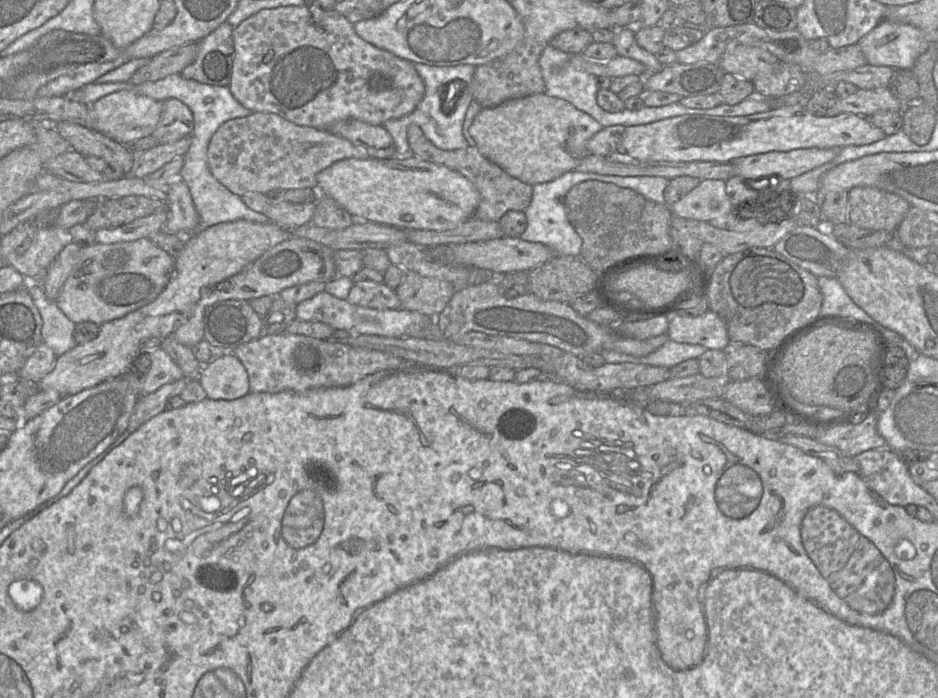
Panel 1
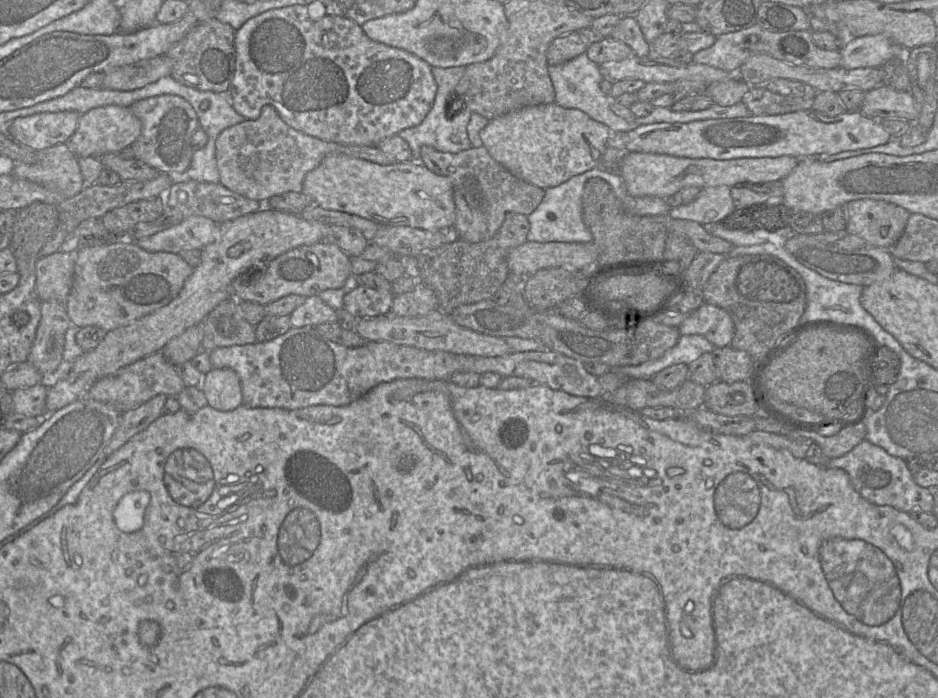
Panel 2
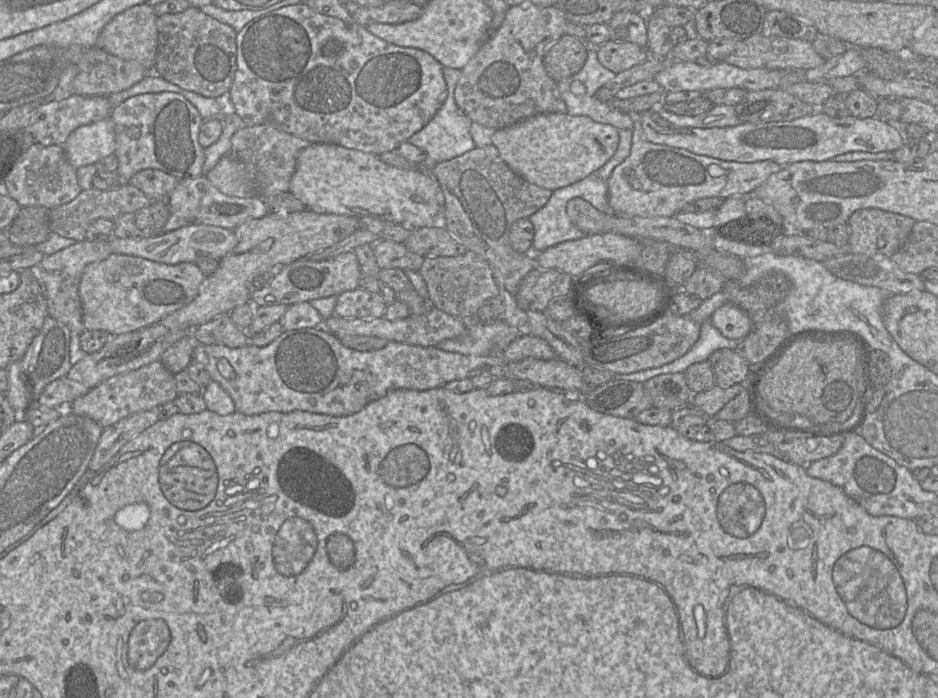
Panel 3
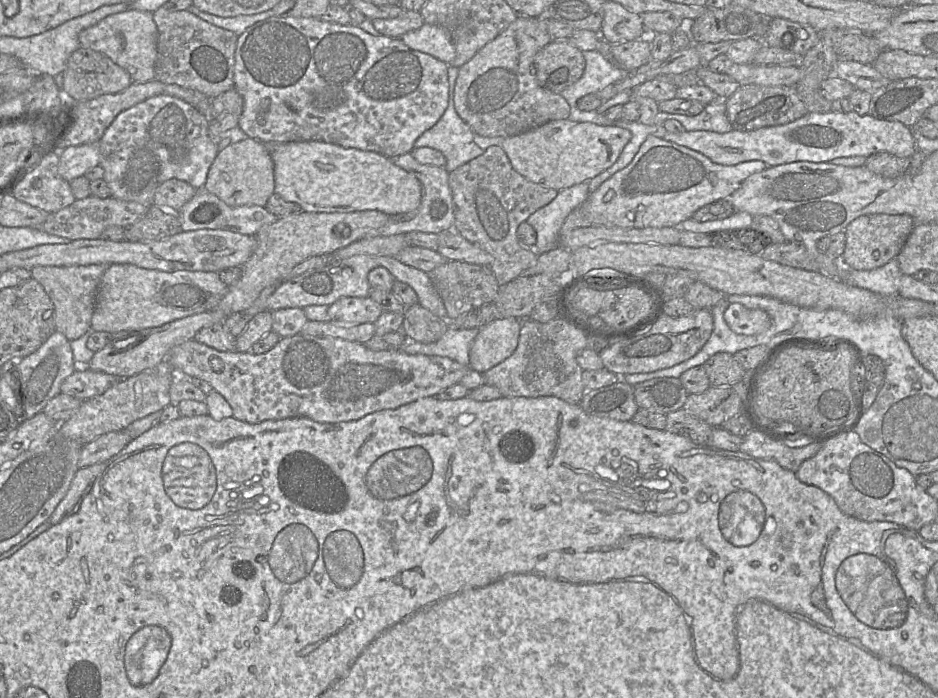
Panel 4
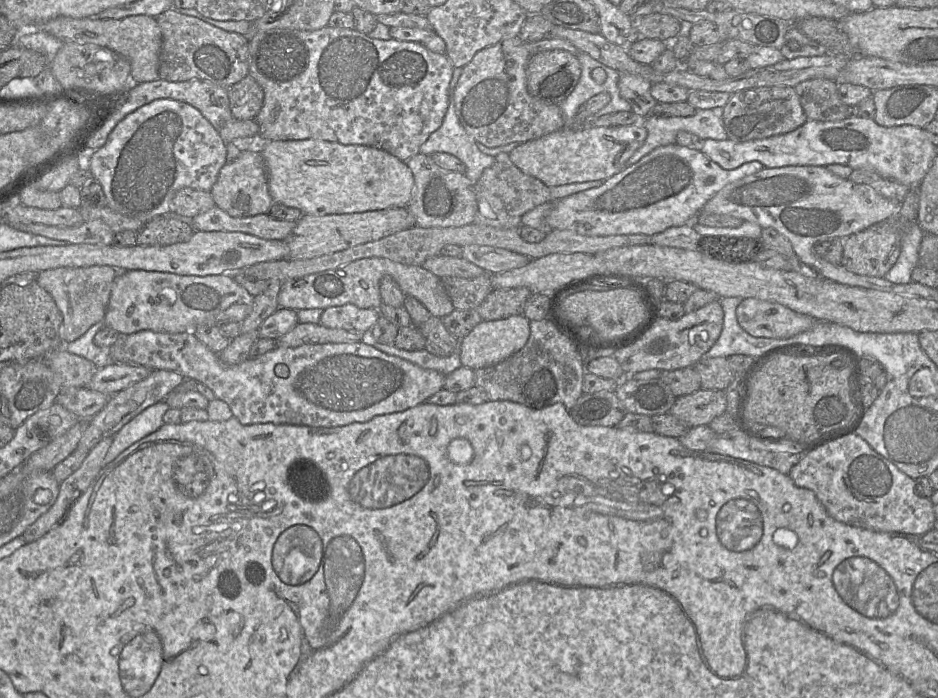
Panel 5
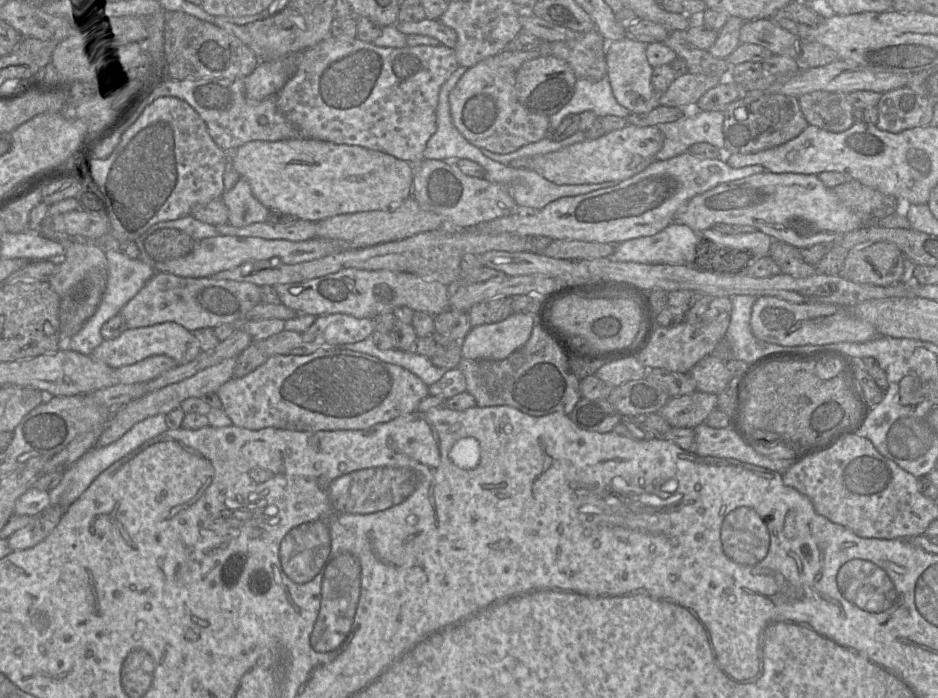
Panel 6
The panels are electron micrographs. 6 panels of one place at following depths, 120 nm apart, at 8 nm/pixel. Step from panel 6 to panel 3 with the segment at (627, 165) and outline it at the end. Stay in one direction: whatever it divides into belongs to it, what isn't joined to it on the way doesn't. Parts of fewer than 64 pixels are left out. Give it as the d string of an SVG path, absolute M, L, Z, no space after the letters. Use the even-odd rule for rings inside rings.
M568 113L537 114L515 125L498 129L492 135L492 145L515 173L527 182L551 191L569 186L596 172L615 154L618 144L619 130L616 127L595 122L588 116L572 116Z

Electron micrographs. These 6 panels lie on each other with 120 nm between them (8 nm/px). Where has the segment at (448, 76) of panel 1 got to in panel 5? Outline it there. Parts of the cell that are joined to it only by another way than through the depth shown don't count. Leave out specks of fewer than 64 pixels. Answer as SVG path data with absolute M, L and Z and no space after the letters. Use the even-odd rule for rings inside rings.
M454 68L448 89L448 108L441 126L420 146L420 152L429 155L444 152L456 156L466 166L465 176L474 185L483 171L495 162L495 157L482 153L476 140L467 133L455 111L454 92L463 68Z

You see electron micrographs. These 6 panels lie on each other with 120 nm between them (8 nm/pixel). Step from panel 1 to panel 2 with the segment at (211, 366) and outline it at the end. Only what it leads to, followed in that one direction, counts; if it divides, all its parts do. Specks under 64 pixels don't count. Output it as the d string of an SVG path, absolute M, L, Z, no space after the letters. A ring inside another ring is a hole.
M213 368L203 376L202 391L209 406L220 411L232 411L243 404L241 381L229 368Z

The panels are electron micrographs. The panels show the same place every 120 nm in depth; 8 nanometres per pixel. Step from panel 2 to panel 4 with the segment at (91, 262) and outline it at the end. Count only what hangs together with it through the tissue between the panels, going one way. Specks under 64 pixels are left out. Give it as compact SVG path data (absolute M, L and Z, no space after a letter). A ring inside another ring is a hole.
M112 264L102 275L96 295L91 329L117 333L160 327L171 321L215 309L228 291L217 272L164 272L133 264Z

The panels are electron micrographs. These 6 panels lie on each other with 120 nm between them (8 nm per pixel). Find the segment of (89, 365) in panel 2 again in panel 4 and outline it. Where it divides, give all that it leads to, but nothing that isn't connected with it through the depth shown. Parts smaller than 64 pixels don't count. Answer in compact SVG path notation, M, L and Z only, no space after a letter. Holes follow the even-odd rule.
M364 210L355 212L302 212L278 218L274 223L263 226L255 235L257 246L241 266L242 275L237 283L228 286L225 296L219 301L215 309L224 312L226 316L238 312L244 312L258 298L260 293L268 286L280 280L302 261L318 255L330 255L353 242L369 237L369 233L383 227L390 216L376 210Z

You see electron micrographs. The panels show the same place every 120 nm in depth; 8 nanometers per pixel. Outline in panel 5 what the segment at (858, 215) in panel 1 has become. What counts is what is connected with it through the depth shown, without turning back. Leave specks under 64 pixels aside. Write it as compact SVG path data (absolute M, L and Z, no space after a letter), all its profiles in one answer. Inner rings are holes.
M920 185L909 187L899 213L843 239L844 250L841 265L859 275L884 277L901 252L902 227L905 224L917 222L919 198Z

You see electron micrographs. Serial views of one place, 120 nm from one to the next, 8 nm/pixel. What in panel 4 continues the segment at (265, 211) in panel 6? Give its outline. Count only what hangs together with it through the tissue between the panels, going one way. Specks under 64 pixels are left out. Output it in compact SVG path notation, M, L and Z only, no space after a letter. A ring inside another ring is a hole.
M247 138L219 151L211 165L205 188L229 206L263 206L275 192L274 162L269 147L255 138Z

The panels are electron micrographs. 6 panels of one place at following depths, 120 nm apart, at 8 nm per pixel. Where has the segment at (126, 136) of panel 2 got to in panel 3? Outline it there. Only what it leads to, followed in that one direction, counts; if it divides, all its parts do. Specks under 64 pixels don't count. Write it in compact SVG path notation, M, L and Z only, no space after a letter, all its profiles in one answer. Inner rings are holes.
M110 118L75 129L63 144L67 160L76 169L114 154L116 138Z

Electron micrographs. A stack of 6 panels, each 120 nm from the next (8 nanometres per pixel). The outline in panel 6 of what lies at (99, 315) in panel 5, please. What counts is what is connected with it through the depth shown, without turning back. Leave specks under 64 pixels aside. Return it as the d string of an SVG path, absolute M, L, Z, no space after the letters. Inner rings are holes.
M43 221L40 229L32 231L39 231L43 237L64 247L65 261L58 265L58 271L48 280L61 299L92 270L105 270L107 286L106 254L92 240L53 230L45 226Z

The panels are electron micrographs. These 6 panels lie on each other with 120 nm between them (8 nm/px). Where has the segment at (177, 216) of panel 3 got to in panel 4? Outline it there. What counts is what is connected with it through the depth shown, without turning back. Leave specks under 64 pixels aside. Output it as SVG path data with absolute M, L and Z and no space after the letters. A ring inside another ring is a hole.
M205 187L196 188L195 195L185 203L177 212L181 221L183 231L193 231L199 229L220 229L228 230L242 235L255 236L265 225L274 223L278 217L270 213L263 206L229 206Z

